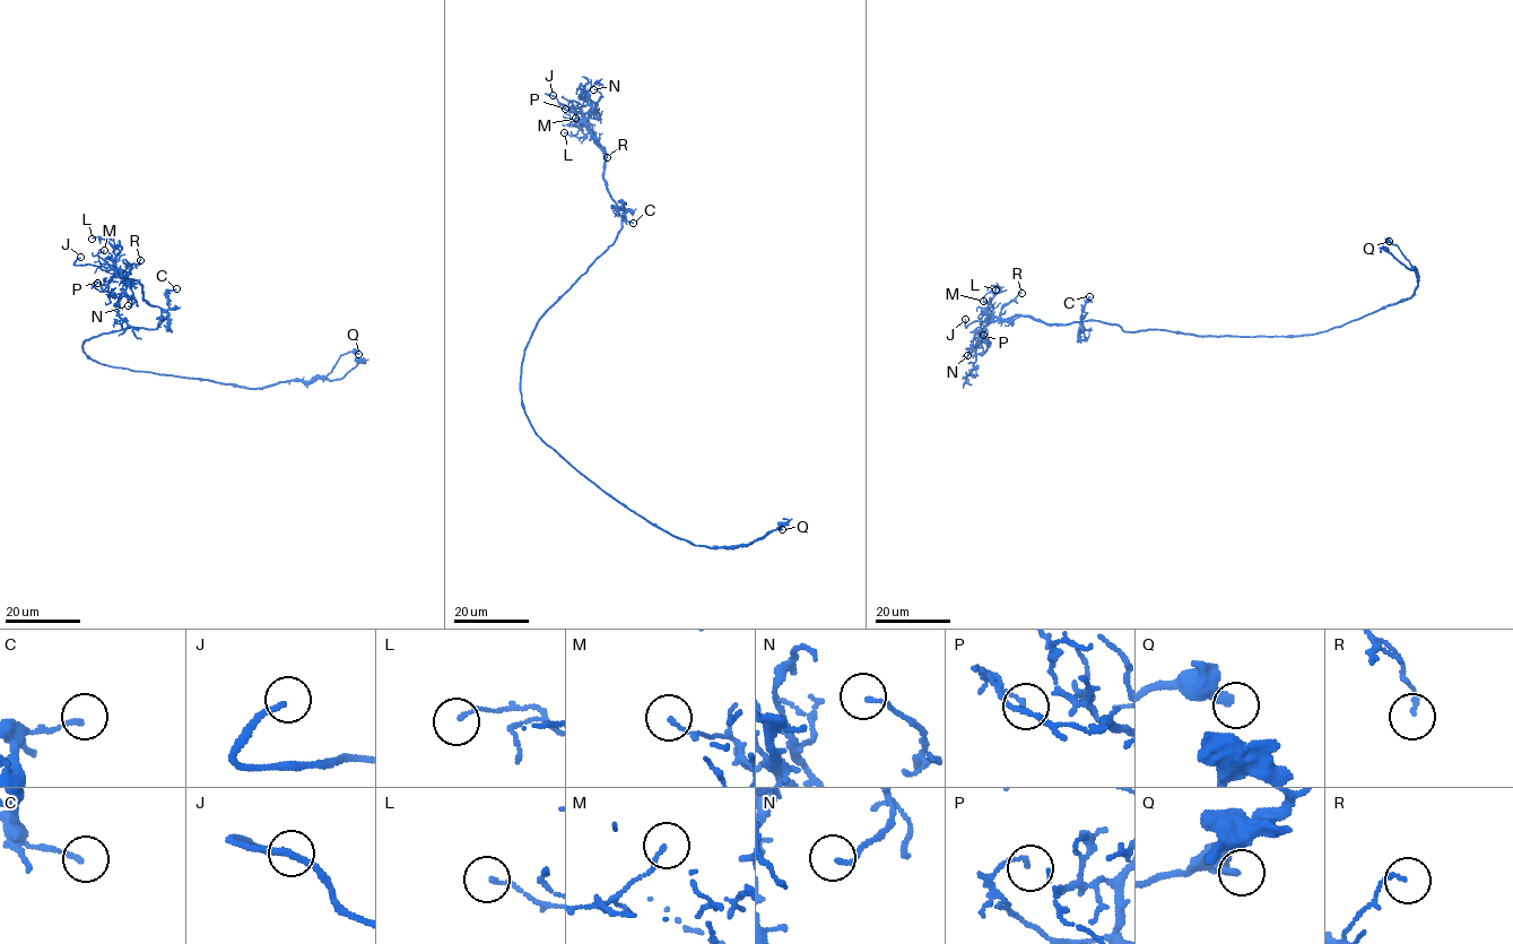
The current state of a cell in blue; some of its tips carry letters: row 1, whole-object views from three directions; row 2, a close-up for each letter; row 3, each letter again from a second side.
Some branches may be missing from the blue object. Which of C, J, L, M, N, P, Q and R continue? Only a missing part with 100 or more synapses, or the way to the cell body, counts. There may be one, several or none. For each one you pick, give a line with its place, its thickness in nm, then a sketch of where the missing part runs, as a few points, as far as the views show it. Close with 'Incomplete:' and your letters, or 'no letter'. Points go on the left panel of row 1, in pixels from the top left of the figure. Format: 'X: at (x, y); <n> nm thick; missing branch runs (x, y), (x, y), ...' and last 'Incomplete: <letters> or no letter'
J: at (80, 257); 190 nm thick; missing branch runs (80, 257), (87, 195), (87, 154), (83, 146), (78, 153), (85, 154)
Incomplete: J

